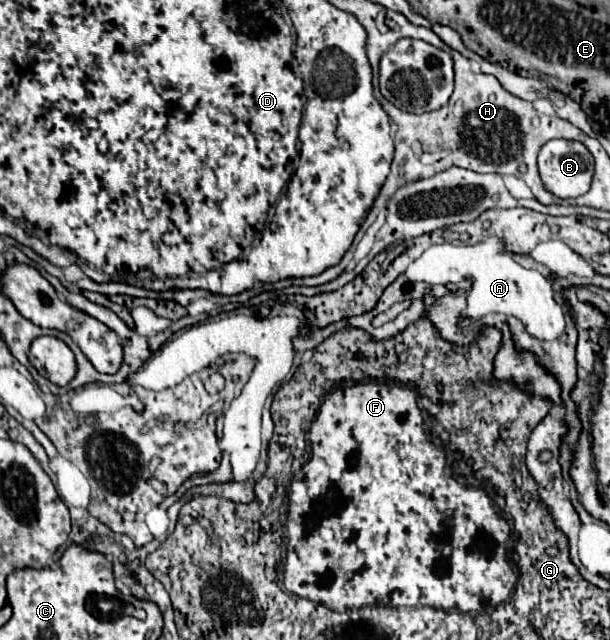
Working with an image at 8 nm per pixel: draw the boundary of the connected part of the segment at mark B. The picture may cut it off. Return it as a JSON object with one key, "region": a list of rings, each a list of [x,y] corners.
{"region":[[[549,140],[539,150],[539,174],[545,190],[555,194],[557,198],[577,198],[585,194],[591,186],[593,178],[593,156],[581,142],[571,140]]]}

